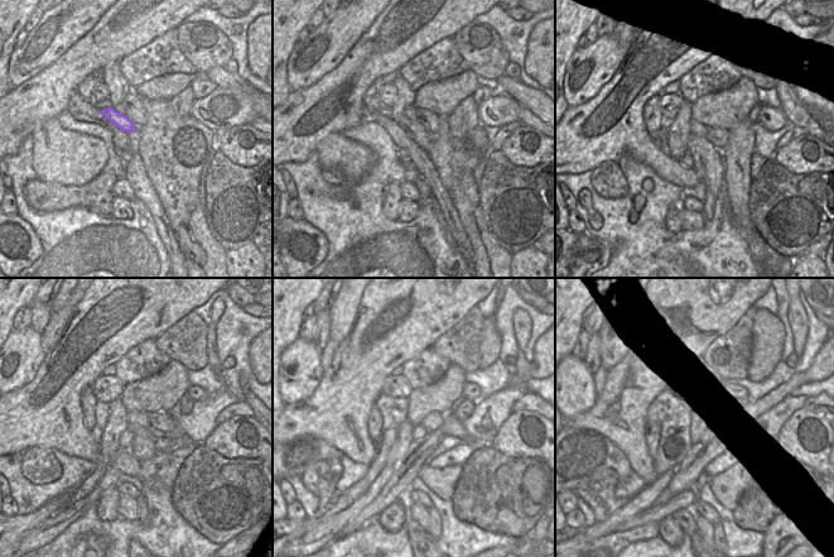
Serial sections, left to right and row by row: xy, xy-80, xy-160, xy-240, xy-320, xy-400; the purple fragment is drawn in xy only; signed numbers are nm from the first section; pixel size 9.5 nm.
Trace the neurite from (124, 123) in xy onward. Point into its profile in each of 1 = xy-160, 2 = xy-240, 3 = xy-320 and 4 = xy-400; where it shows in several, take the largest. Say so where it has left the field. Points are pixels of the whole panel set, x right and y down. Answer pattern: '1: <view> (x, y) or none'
1: xy-160 (708, 162)
2: xy-240 (143, 447)
3: xy-320 (434, 529)
4: xy-400 (718, 533)

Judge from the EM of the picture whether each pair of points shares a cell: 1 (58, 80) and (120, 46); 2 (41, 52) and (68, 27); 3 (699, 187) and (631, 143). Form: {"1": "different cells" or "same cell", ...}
{"1": "same cell", "2": "same cell", "3": "different cells"}

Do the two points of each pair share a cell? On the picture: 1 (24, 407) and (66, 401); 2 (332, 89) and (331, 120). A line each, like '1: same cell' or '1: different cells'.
1: same cell
2: same cell

